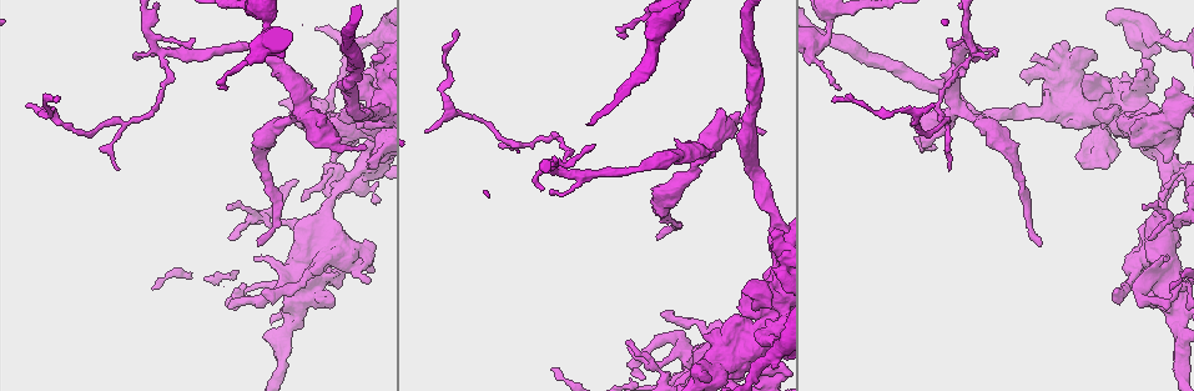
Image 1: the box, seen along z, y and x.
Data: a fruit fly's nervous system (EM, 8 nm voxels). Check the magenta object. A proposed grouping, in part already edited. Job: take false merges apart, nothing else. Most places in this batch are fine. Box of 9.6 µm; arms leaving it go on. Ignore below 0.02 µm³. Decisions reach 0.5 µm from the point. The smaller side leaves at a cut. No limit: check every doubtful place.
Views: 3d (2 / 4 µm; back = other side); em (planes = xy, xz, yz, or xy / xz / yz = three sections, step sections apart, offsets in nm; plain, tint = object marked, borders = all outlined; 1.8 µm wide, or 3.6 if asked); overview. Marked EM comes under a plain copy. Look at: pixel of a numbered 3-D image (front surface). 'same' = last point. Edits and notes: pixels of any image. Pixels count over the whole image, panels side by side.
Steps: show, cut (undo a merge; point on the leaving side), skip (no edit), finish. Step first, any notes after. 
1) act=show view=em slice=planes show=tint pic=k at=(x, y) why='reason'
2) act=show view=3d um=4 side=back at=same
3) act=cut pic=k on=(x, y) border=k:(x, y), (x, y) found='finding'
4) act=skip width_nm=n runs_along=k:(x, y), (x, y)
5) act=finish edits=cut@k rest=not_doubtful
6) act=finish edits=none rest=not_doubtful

act=show view=em slice=planes show=tint pic=1 at=(1174, 118) why='calibre changes'

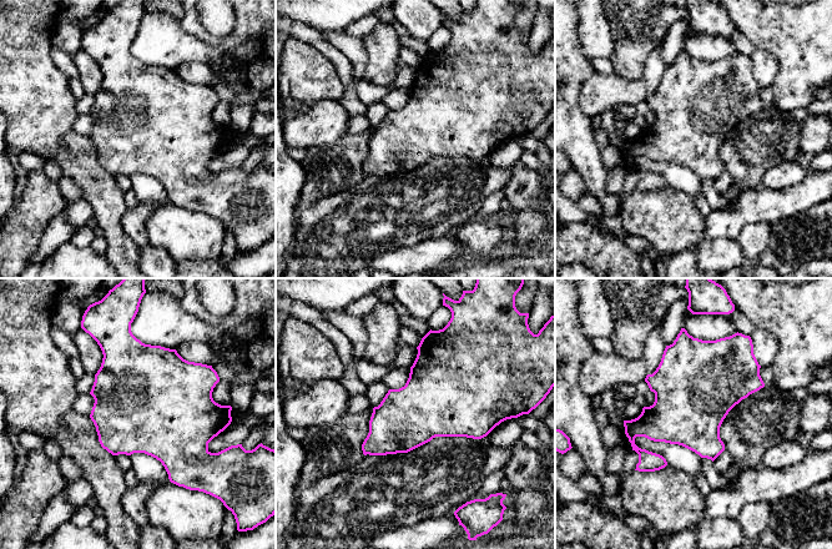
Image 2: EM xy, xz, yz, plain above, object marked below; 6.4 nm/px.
act=skip found='all the same neuron'

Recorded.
act=show view=3d um=4 side=back pic=1 at=(1167, 165) why='four-way junction'

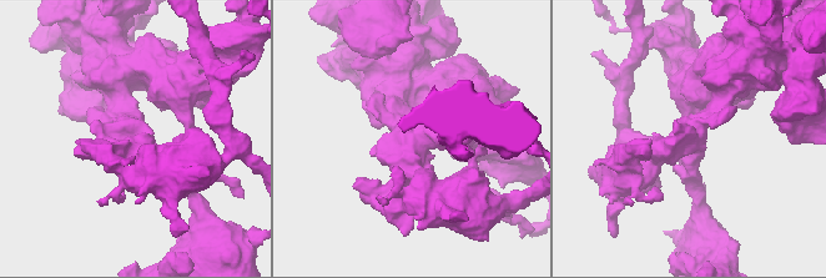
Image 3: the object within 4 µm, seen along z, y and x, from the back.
act=show view=em slice=planes show=tint pic=3 at=(417, 136)

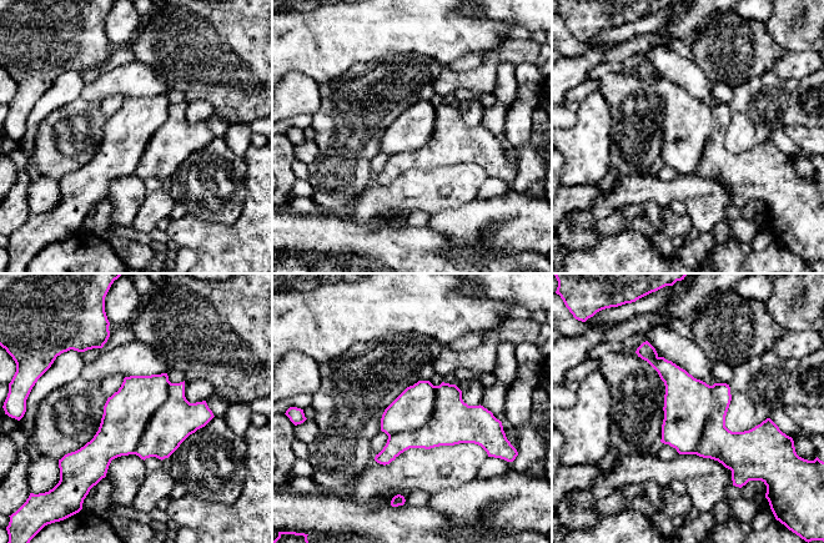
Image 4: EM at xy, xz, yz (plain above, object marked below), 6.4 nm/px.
act=skip found='continuous, no second neuron'

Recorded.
act=show view=3d um=4 pic=1 at=(763, 292)

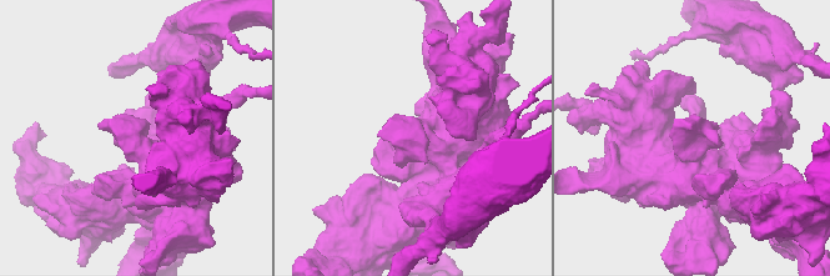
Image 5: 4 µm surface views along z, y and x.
act=show view=em um=3.6 slice=yz step=4 show=tint pic=5 at=(135, 136) why='now the EM'

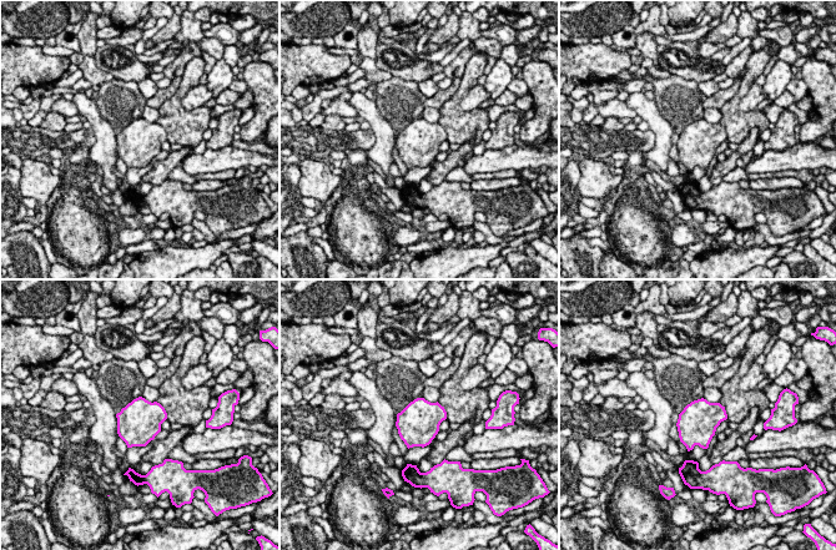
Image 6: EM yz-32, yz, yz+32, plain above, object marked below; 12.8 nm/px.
act=skip width_nm=500 found='all the same neuron'

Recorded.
act=finish edits=none rest=not_doubtful

